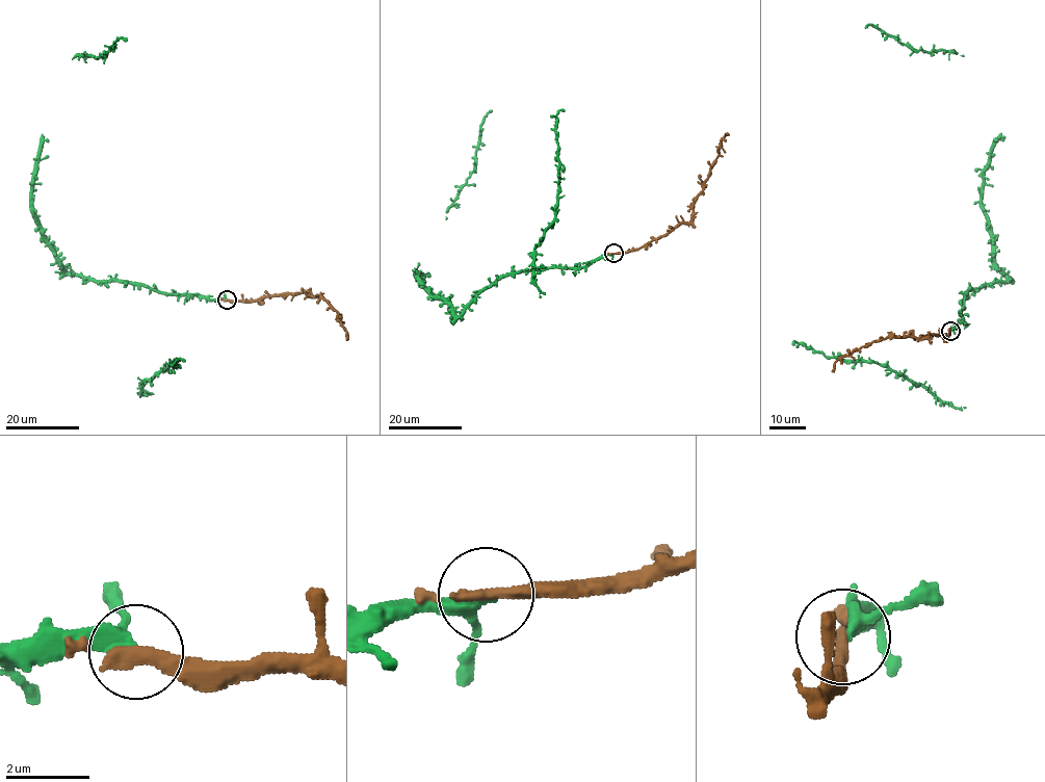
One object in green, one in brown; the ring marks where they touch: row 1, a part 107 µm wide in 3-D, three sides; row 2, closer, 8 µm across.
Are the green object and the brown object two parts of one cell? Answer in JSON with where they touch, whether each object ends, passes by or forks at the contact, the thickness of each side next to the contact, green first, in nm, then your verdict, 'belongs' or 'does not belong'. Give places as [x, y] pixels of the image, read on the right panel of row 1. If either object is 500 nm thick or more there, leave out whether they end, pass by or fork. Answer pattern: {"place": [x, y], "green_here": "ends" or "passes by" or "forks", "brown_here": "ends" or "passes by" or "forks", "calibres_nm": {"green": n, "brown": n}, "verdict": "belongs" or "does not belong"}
{"place": [950, 331], "green_here": "passes by", "brown_here": "passes by", "calibres_nm": {"green": 280, "brown": 300}, "verdict": "belongs"}

